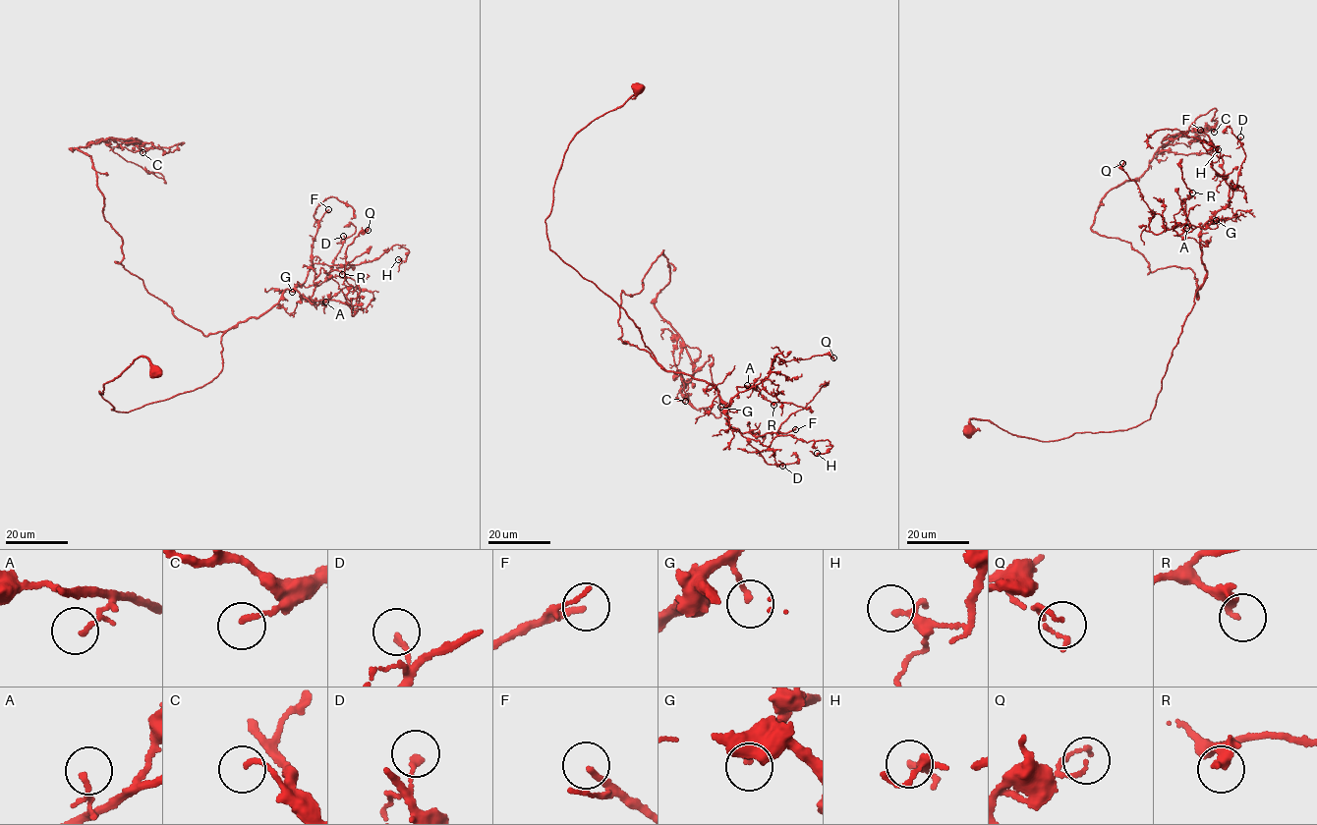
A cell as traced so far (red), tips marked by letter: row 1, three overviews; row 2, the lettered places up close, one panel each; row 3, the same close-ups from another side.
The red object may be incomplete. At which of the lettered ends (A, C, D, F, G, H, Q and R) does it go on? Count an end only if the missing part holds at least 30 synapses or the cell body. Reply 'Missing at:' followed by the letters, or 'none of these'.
Missing at: F

